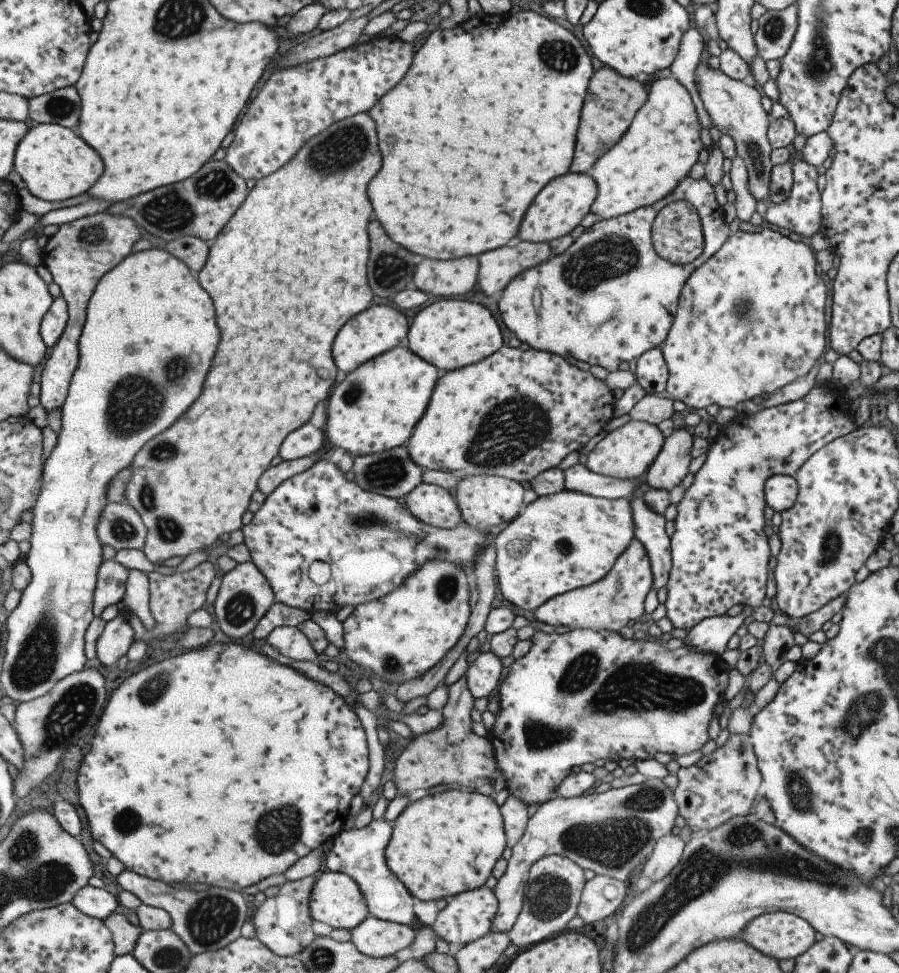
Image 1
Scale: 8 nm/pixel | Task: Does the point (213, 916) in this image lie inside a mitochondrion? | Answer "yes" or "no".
yes

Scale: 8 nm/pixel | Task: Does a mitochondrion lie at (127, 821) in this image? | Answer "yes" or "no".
yes

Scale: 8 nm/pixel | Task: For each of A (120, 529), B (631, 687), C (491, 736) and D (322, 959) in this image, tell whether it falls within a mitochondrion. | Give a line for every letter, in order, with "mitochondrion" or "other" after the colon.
A: mitochondrion
B: mitochondrion
C: other
D: mitochondrion

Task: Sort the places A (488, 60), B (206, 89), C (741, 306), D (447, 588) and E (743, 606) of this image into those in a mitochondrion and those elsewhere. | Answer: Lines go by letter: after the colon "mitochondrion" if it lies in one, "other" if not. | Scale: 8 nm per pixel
A: other
B: other
C: mitochondrion
D: mitochondrion
E: other

